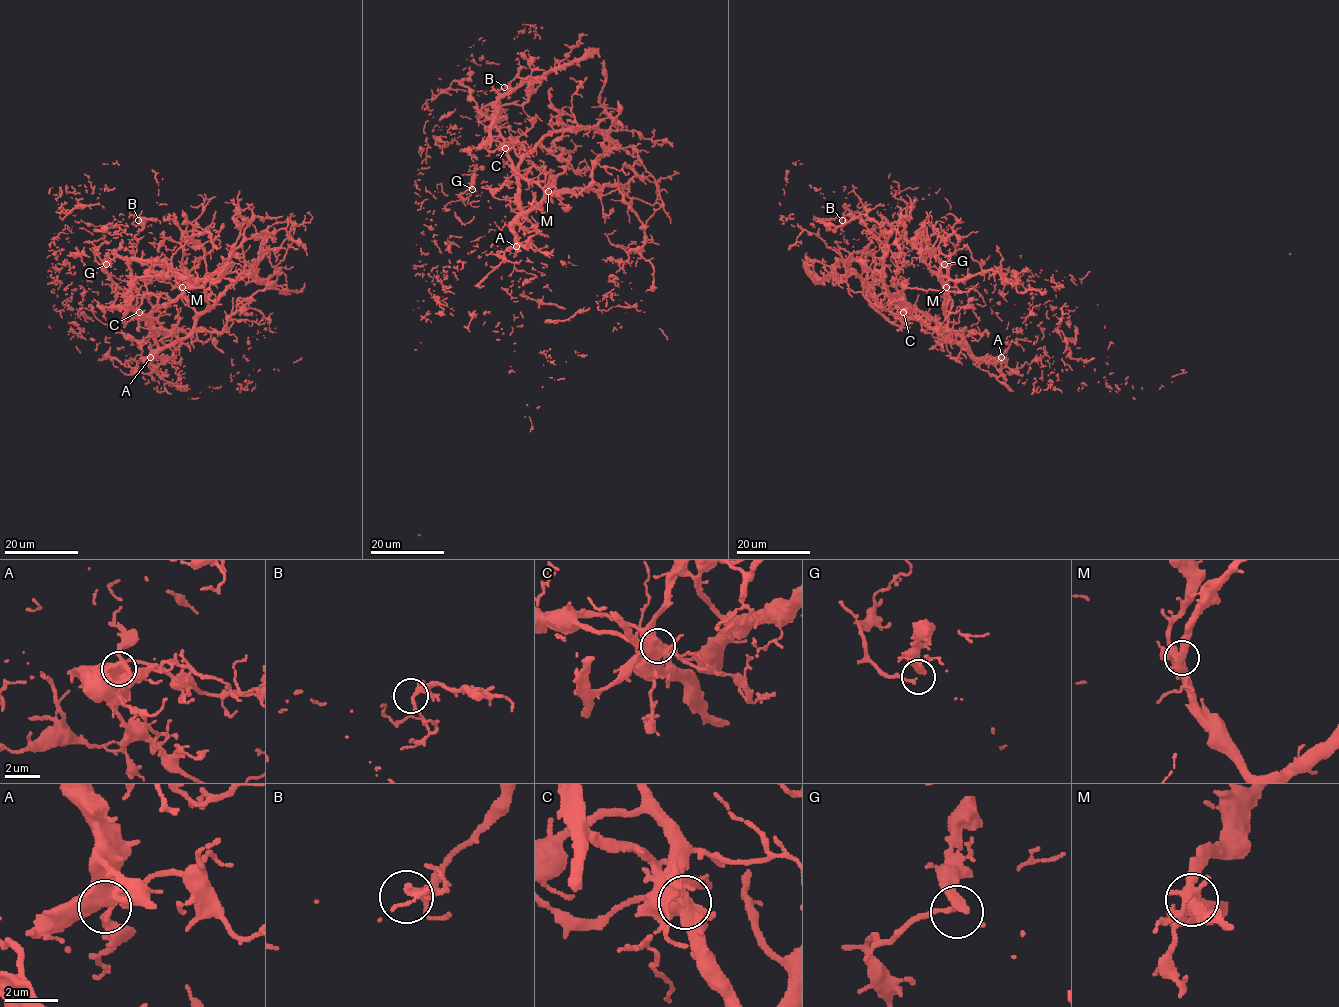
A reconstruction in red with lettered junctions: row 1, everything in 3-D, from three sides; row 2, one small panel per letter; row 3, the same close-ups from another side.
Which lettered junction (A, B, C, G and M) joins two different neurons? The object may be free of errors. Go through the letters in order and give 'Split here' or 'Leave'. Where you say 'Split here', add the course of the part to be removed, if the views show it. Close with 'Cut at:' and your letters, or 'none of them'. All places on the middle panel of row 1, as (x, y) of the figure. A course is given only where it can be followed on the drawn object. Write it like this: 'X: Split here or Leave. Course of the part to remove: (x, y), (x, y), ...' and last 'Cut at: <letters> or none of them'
A: Leave
B: Leave
C: Split here. Course of the part to remove: (505, 149), (490, 133), (497, 101), (528, 80), (541, 78), (587, 52)
G: Leave
M: Leave
Cut at: C

